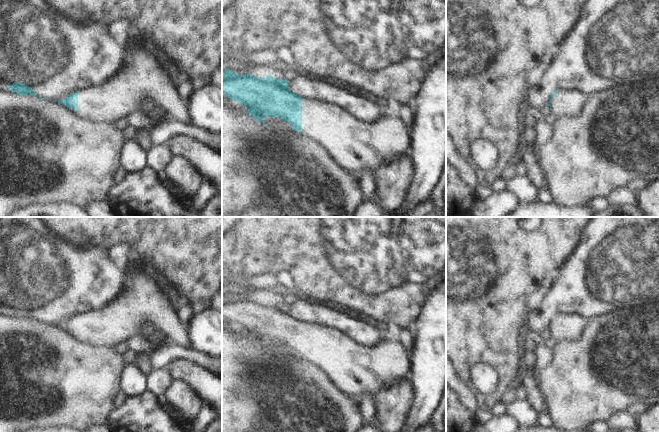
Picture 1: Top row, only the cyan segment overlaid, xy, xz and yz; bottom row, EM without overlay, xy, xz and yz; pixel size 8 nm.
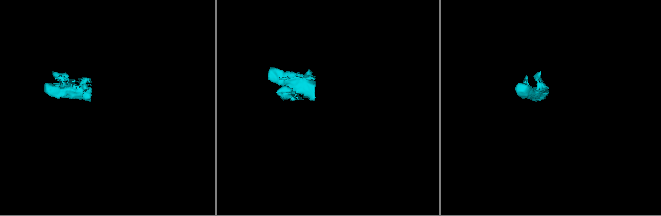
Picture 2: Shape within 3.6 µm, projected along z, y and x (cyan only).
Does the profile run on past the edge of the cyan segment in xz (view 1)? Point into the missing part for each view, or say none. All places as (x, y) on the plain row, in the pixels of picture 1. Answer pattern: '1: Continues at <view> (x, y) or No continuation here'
1: Continues at xz (356, 369)

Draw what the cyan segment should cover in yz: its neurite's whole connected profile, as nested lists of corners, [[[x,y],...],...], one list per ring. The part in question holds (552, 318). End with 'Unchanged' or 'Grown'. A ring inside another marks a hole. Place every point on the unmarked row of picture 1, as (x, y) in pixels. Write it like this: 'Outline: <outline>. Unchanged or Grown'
Outline: [[[554,314],[546,330],[550,330],[551,336],[558,342],[575,340],[586,323],[587,321],[575,314]]]. Grown

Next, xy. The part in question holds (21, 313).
Outline: [[[15,306],[11,309],[9,309],[8,312],[11,316],[16,316],[18,319],[30,318],[32,320],[39,321],[37,318],[35,318],[34,316],[31,315],[31,313],[33,311],[26,310],[26,309],[24,309],[23,307],[20,307],[20,306]]]. Unchanged

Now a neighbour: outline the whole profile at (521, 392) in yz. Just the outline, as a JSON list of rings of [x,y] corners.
[[[524,385],[519,387],[516,390],[516,395],[517,395],[517,401],[518,402],[526,402],[527,400],[527,389]]]

